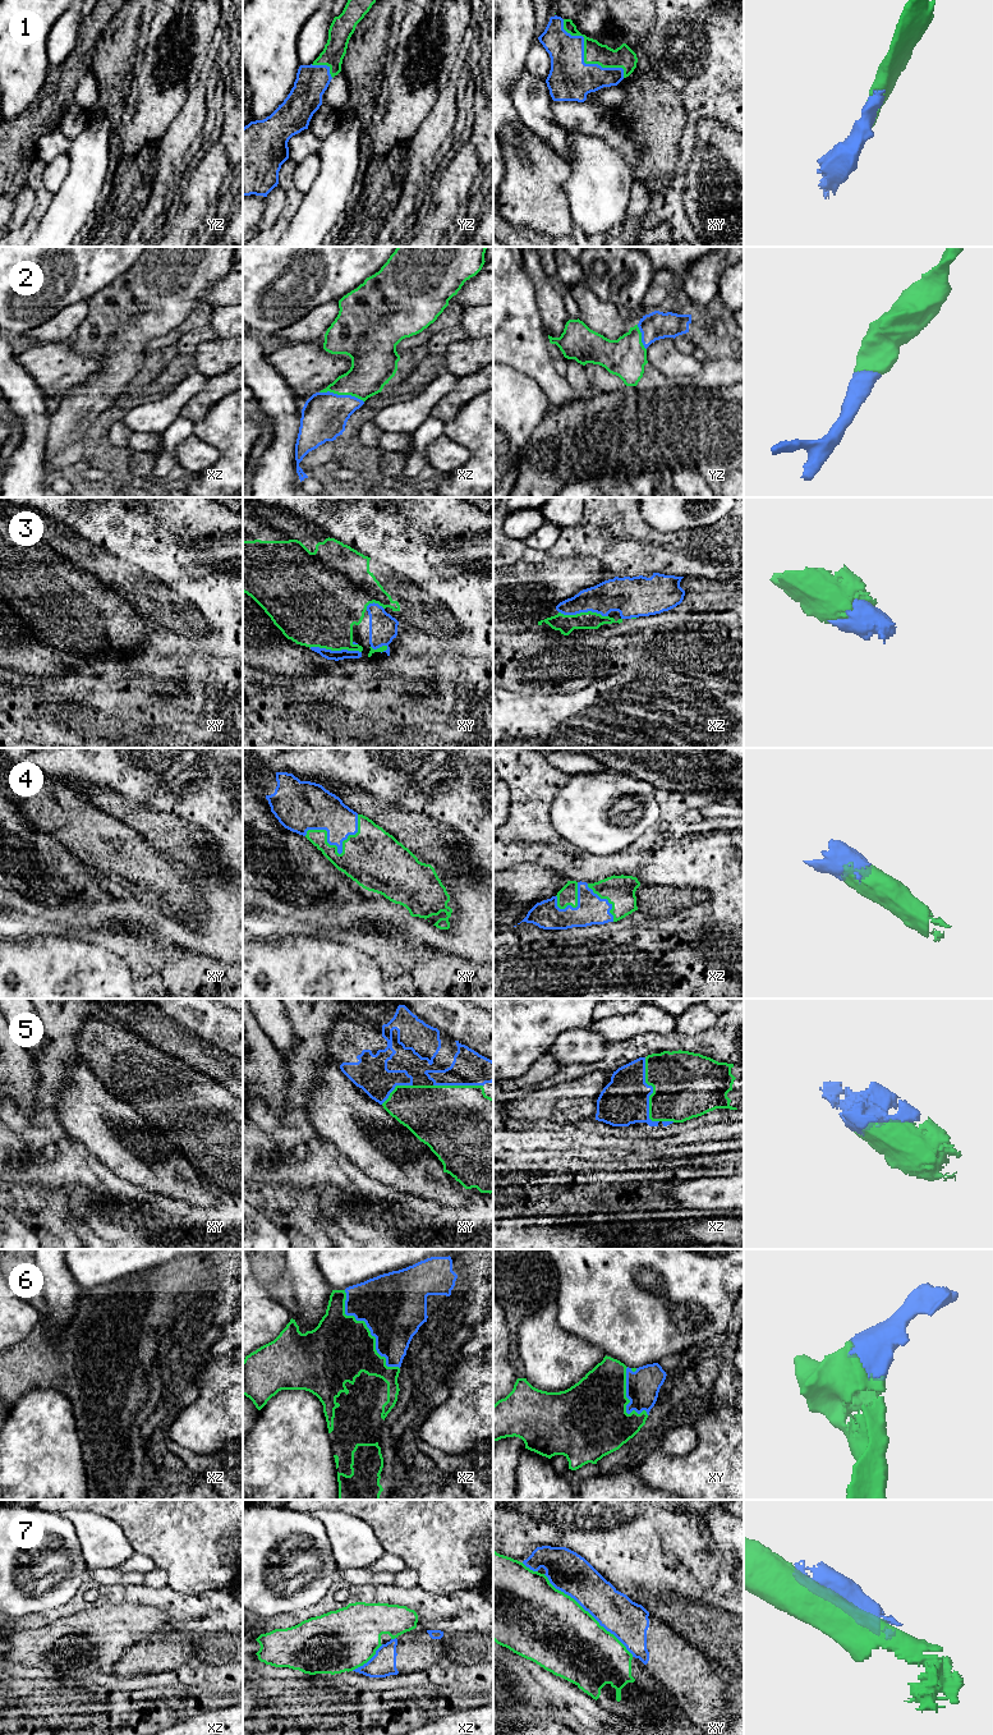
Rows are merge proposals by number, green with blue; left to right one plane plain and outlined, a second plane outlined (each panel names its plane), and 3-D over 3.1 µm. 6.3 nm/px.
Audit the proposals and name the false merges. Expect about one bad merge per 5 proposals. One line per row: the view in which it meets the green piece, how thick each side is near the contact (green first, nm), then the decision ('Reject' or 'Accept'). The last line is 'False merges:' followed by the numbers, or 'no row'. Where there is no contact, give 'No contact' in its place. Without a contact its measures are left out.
1: Touches green in xy. Thickness 140 nm (green) against 280 nm. Accept
2: Touches green in xz. Thickness 260 nm (green) against 280 nm. Accept
3: Touches green in xy. Thickness 440 nm (green) against 60 nm. Accept
4: Touches green in xy. Thickness 380 nm (green) against 220 nm. Accept
5: Touches green in xz. Thickness 420 nm (green) against 300 nm. Accept
6: Touches green in xz. Thickness 400 nm (green) against 420 nm. Accept
7: Touches green in xy. Thickness 460 nm (green) against 240 nm. Reject
False merges: 7

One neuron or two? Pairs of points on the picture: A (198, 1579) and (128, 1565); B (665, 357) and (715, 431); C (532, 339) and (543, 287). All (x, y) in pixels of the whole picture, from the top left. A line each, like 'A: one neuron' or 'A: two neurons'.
A: two neurons
B: two neurons
C: two neurons

